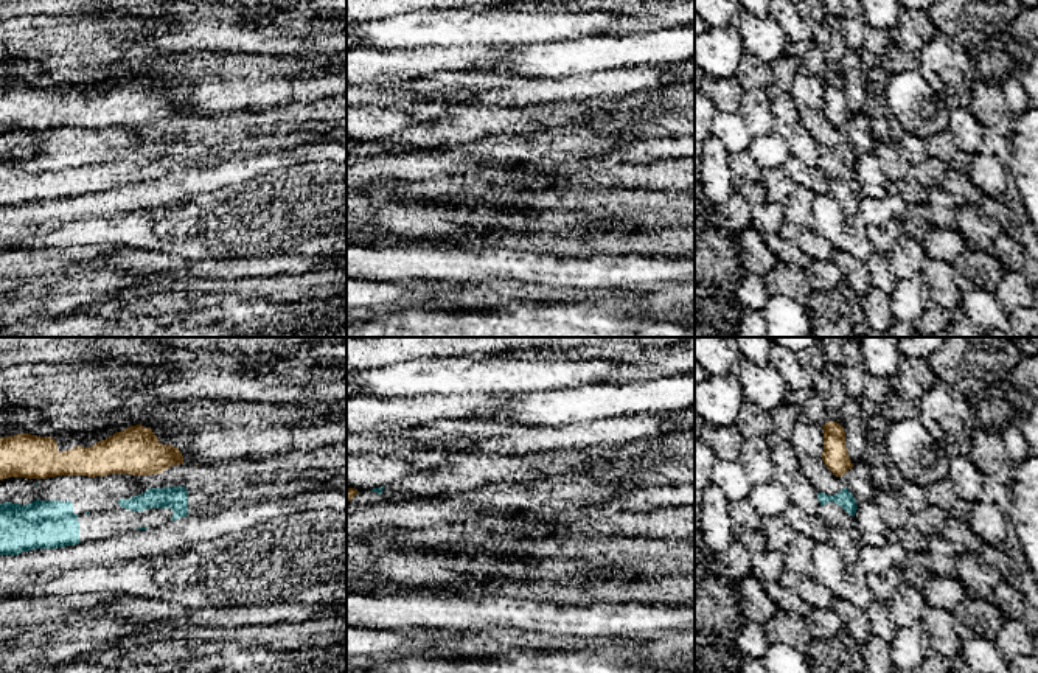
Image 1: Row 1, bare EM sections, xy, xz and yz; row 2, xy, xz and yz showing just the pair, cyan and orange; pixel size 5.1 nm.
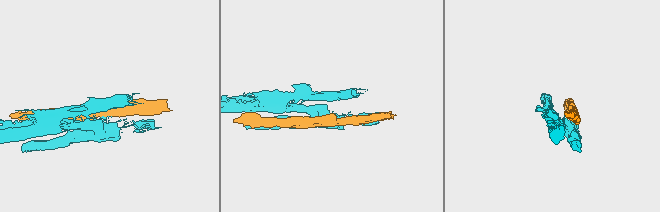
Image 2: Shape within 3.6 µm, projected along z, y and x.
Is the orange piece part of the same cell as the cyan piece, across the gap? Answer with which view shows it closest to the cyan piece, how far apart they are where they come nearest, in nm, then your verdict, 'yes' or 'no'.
xy | 30 nm | no

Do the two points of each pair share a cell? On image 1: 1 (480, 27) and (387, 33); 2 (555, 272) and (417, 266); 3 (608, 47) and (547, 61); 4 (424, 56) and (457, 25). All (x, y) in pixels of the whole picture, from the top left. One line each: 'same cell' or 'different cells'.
1: same cell
2: same cell
3: same cell
4: different cells

